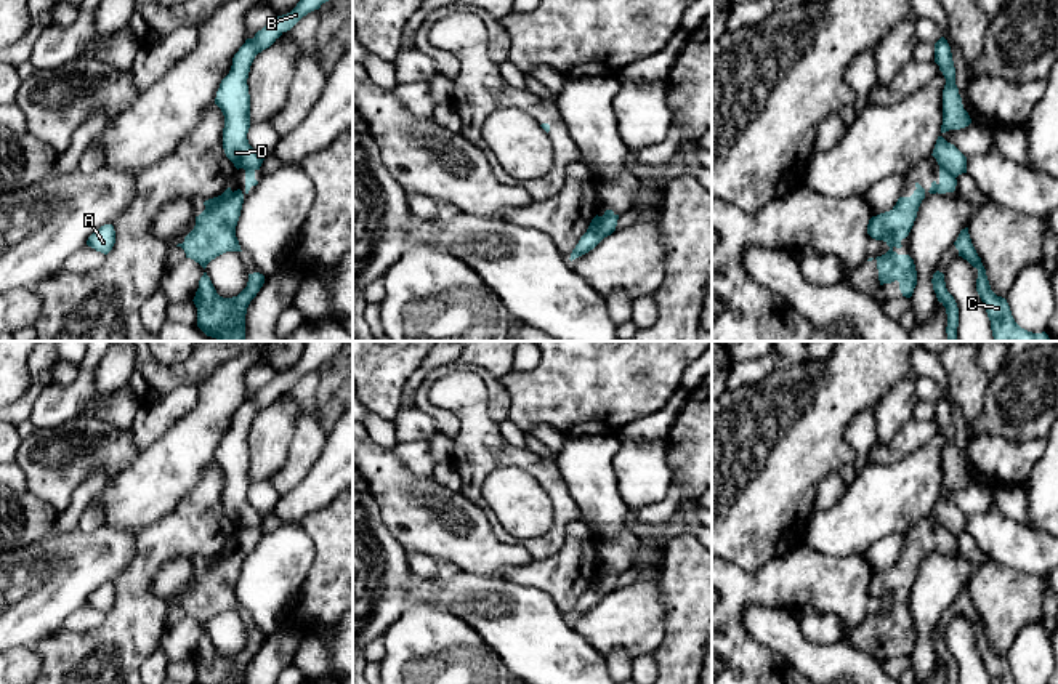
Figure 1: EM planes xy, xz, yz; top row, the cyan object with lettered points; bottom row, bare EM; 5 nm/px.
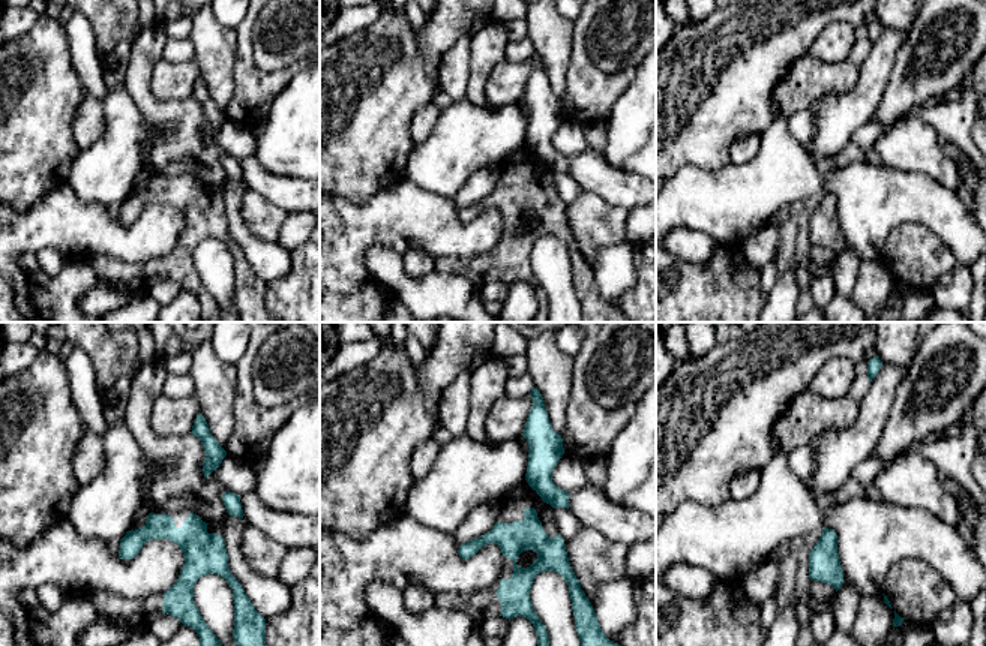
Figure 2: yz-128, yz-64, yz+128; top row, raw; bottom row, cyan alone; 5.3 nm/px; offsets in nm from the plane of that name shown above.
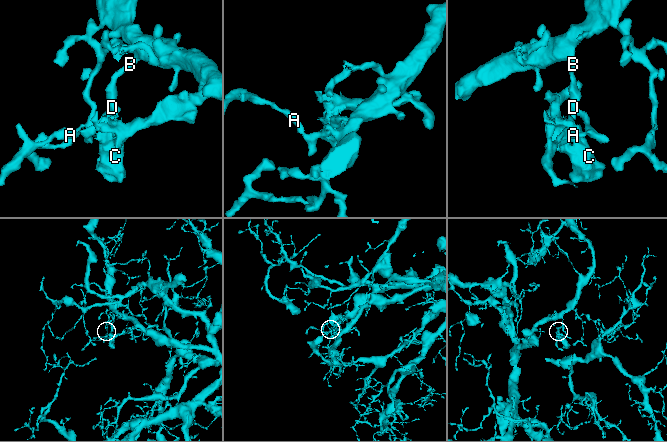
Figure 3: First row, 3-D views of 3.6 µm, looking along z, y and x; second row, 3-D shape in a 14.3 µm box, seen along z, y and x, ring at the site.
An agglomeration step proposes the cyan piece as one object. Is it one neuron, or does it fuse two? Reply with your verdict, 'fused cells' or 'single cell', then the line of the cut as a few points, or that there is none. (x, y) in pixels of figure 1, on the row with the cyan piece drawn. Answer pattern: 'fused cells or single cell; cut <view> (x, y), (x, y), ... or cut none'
fused cells; cut yz (940, 165), (956, 177)

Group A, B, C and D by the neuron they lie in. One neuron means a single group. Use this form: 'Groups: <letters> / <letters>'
Groups: A B D / C

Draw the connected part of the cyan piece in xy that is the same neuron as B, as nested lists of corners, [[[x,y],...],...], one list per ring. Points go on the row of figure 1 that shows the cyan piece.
[[[300,0],[297,6],[282,16],[276,16],[268,26],[247,38],[232,58],[229,74],[221,80],[215,104],[224,115],[223,149],[234,167],[260,170],[263,157],[248,144],[250,95],[248,72],[258,53],[269,48],[284,32],[290,30],[303,16],[319,10],[329,0]]]

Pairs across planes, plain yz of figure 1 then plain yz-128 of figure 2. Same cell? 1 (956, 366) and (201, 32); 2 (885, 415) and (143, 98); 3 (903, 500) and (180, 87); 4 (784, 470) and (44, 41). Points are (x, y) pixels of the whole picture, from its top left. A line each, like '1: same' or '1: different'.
1: same
2: same
3: different
4: same

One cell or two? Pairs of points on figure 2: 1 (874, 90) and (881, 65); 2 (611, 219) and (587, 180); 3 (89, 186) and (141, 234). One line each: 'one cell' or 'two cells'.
1: one cell
2: two cells
3: two cells

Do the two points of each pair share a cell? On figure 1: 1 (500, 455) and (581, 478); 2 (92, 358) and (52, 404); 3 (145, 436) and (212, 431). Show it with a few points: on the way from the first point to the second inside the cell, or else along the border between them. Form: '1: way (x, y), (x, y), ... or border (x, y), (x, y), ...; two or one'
1: border (553, 455), (566, 489), (579, 506); two
2: way (85, 370), (85, 378), (64, 399); one
3: border (191, 409), (138, 455); two

